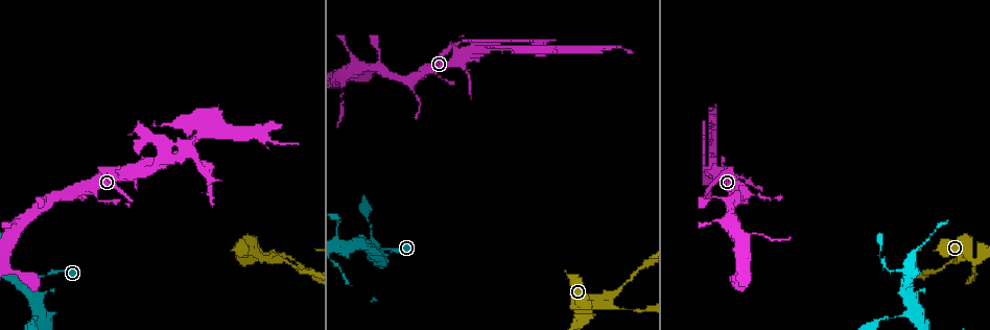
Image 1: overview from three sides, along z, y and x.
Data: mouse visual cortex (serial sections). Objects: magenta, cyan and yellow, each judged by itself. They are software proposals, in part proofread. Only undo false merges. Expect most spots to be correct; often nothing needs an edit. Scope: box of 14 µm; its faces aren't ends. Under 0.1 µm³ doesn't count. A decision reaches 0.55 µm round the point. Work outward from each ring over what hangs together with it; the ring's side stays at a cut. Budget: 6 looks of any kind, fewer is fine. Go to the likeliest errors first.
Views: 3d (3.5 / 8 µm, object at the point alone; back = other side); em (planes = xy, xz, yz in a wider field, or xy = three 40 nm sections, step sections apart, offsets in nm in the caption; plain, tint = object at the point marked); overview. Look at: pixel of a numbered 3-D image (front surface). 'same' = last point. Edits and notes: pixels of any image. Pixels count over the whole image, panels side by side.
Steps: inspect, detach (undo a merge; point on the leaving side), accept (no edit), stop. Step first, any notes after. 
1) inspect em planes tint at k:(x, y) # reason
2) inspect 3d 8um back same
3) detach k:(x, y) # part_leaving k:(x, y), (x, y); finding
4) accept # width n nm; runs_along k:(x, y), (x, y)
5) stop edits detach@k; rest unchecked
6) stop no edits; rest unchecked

inspect 3d 3.5um at 1:(197, 137) # touches itself

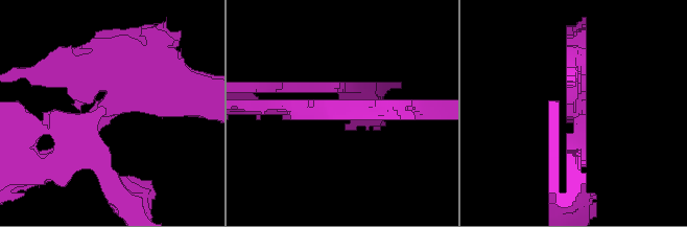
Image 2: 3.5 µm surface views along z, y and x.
inspect em xy step 3 tint at 2:(576, 108) # need the tissue

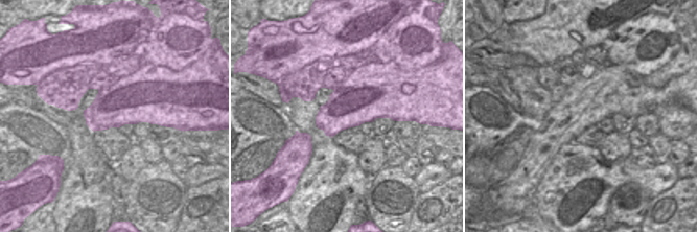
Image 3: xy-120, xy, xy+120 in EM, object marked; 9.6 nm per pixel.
inspect em xy step 5 tint same

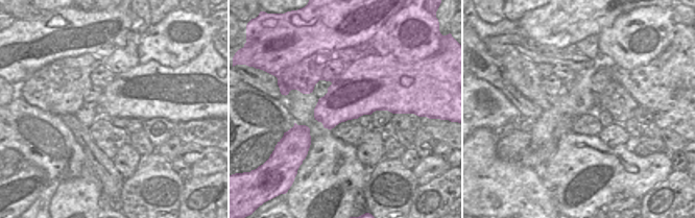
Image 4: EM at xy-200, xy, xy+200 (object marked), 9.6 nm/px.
detach 2:(98, 77) # width 550 nm; part_leaving 2:(107, 109), (128, 103), (203, 103); a second cell is stuck on

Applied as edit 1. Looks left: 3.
inspect 3d 3.5um at 1:(262, 257) # calibre changes

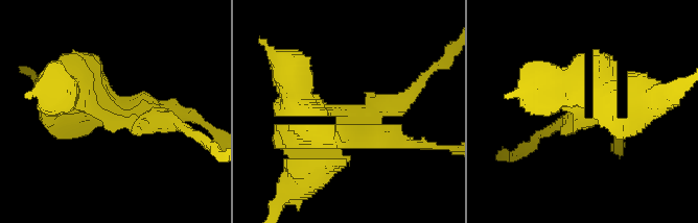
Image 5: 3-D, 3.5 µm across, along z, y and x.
inspect em xy step 3 tint at 5:(349, 131) # shape alone is not enough

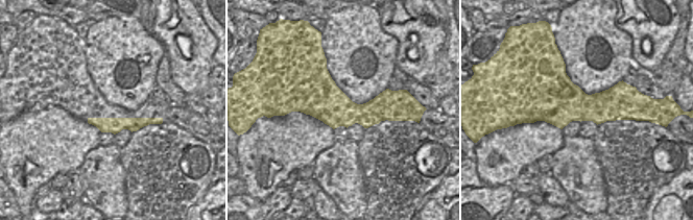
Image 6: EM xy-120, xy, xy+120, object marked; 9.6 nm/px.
accept # width 380 nm; runs_along 6:(90, 120), (100, 123), (160, 120); all the same cell

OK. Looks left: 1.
stop edits detach@2; rest unchecked

